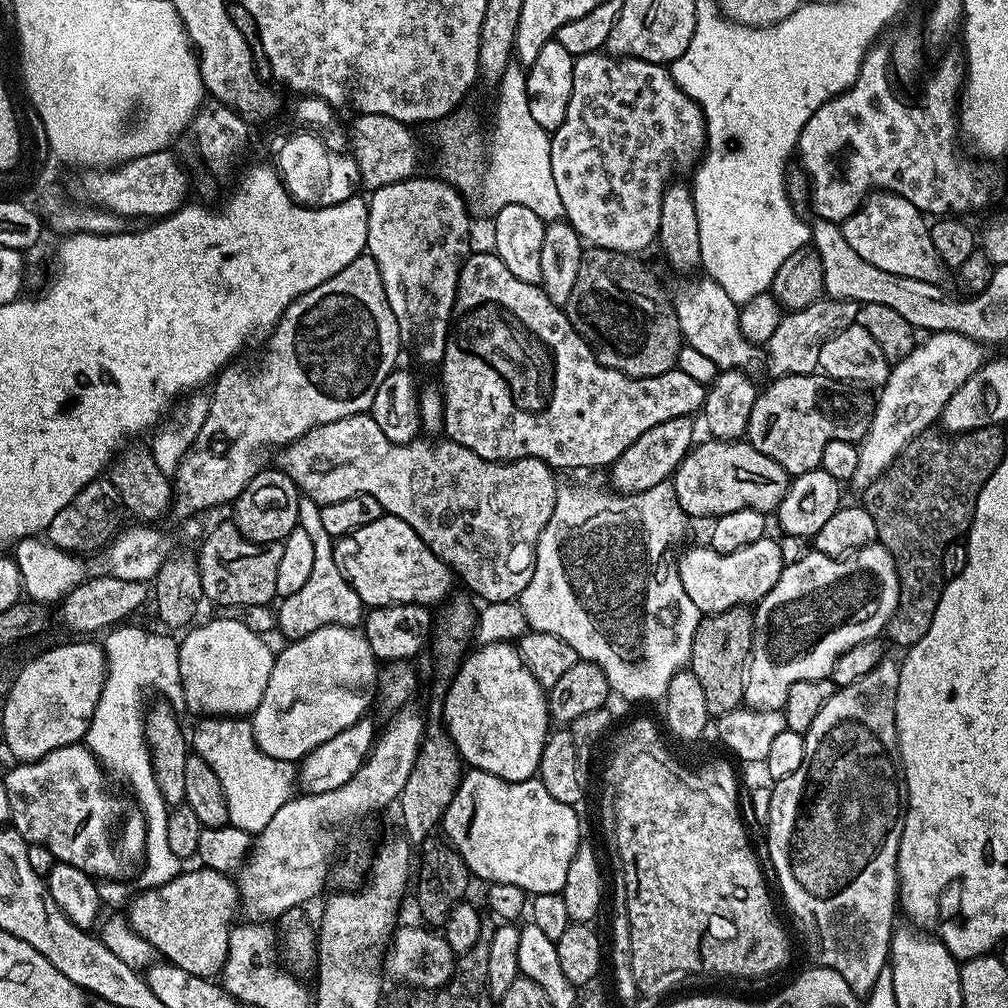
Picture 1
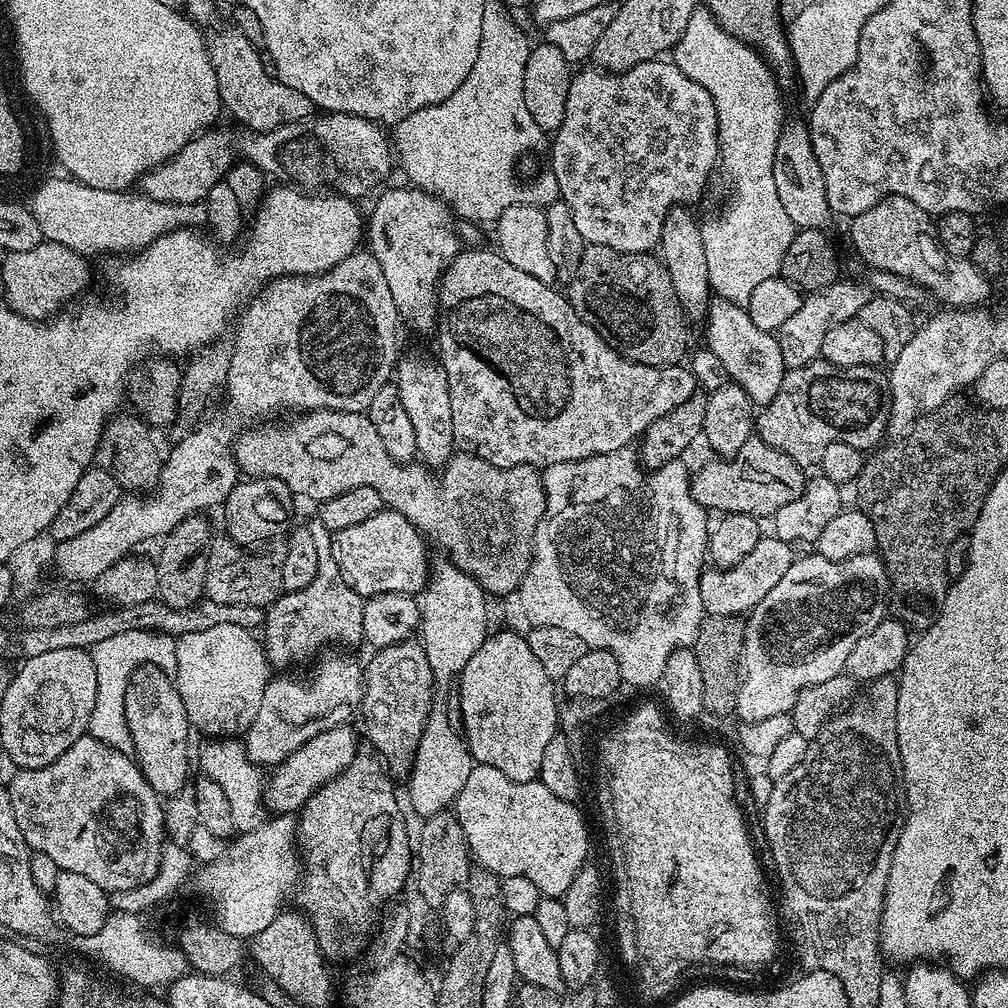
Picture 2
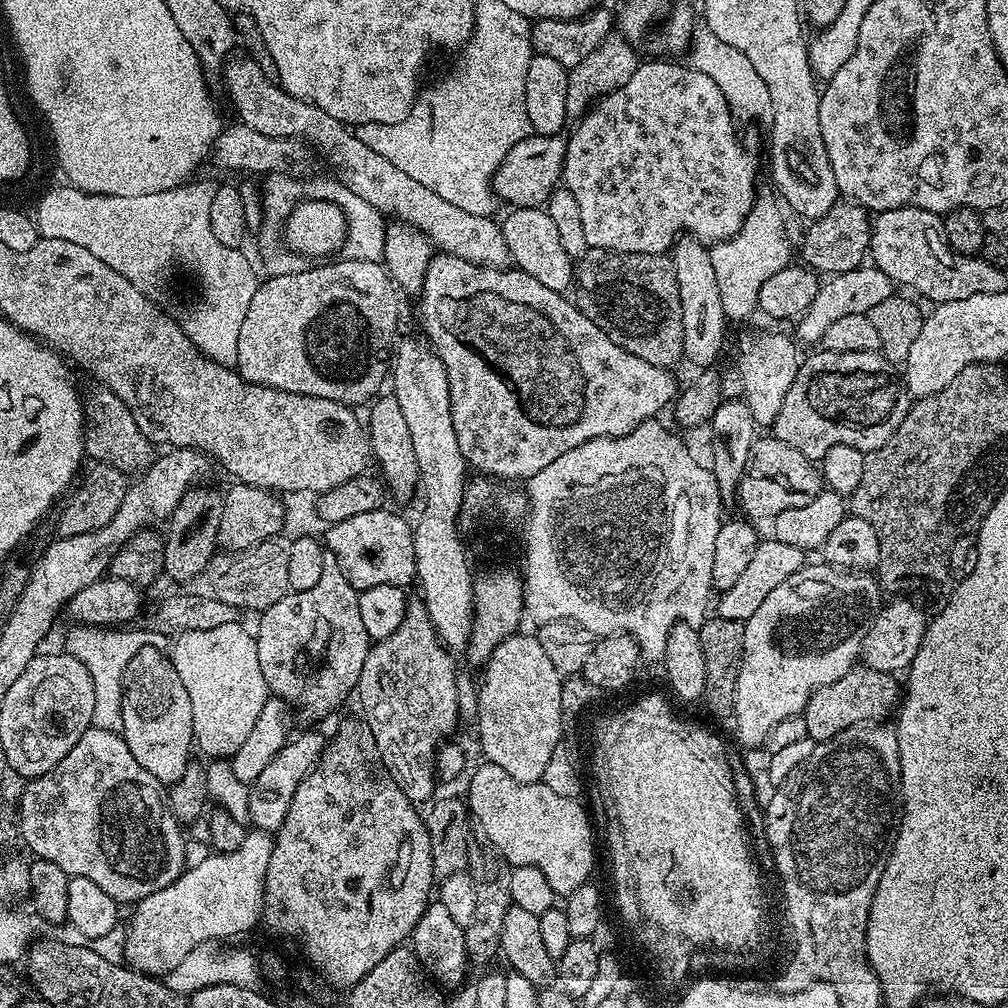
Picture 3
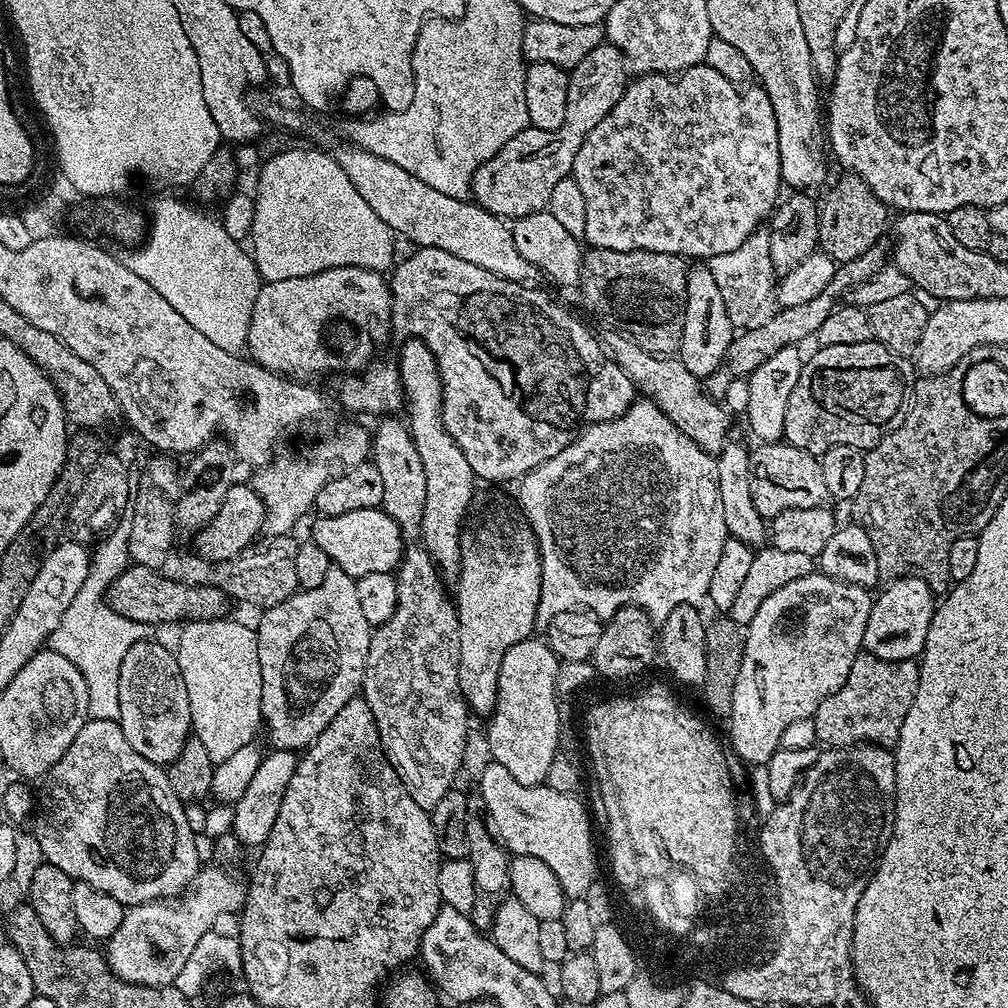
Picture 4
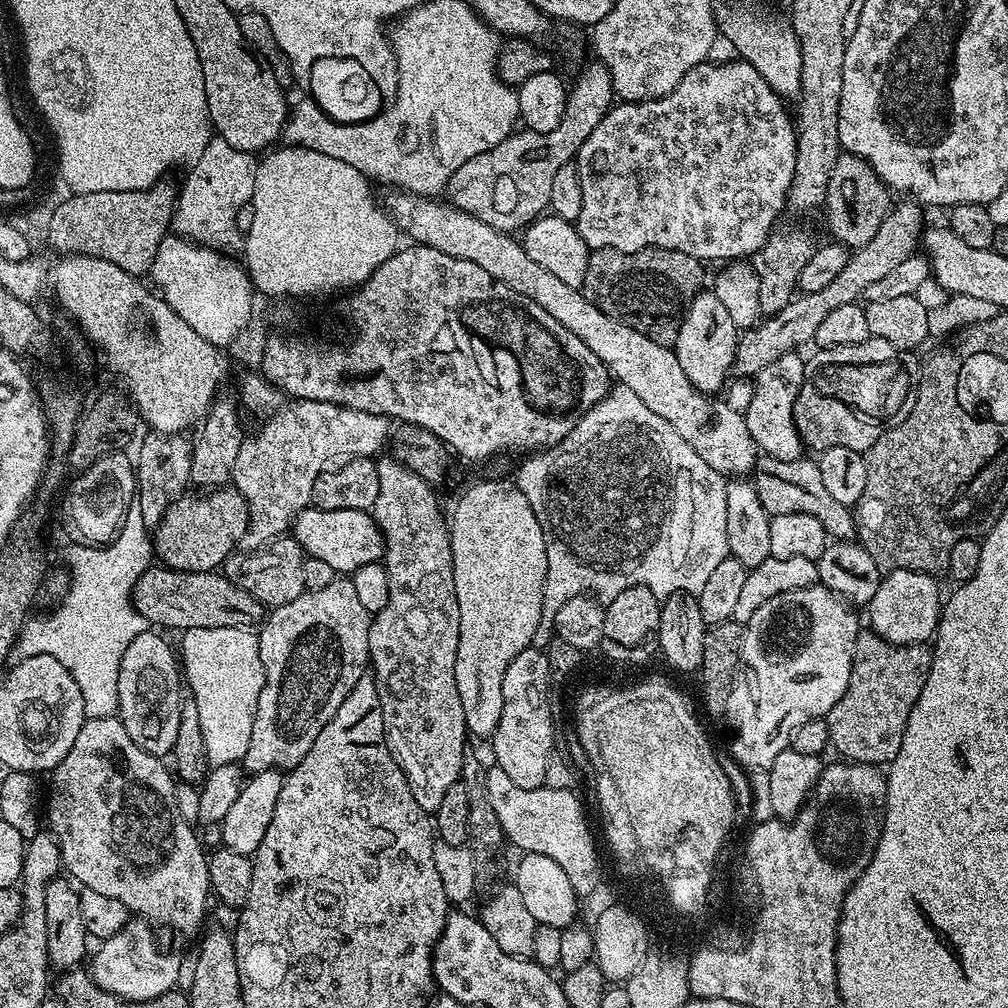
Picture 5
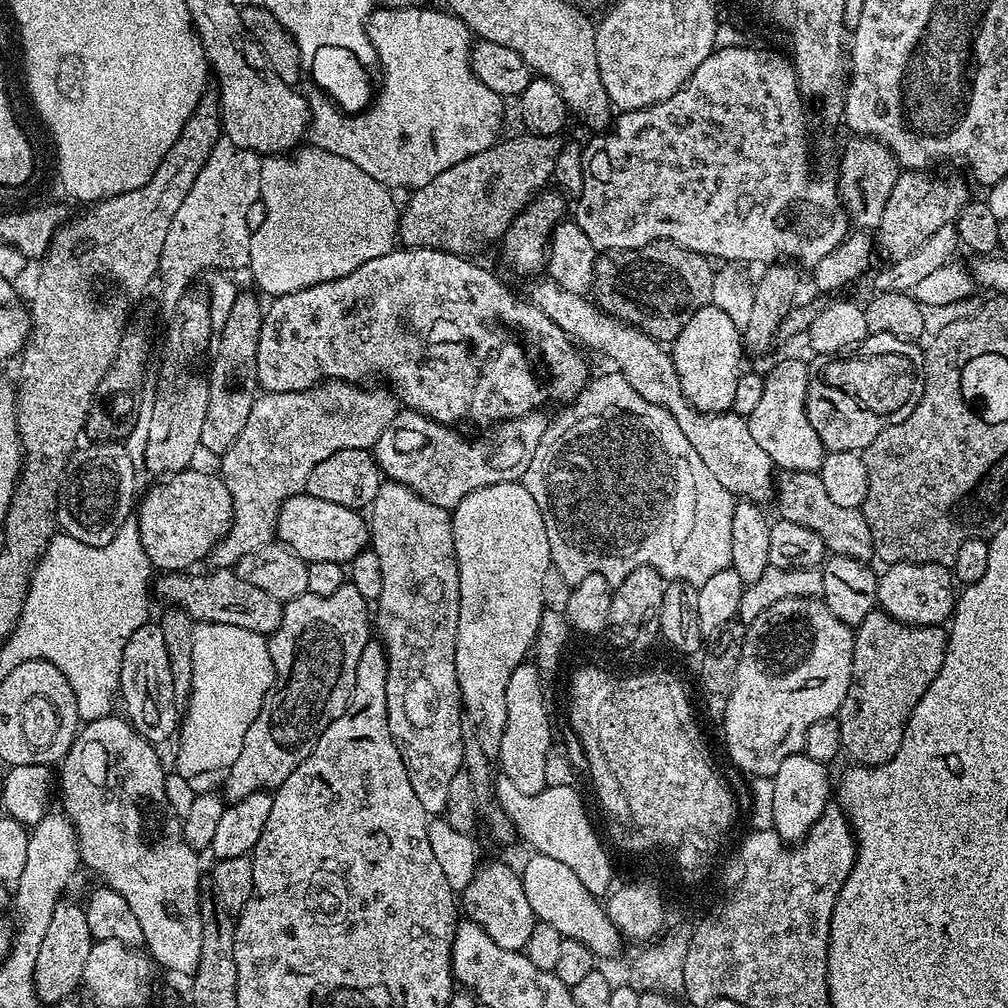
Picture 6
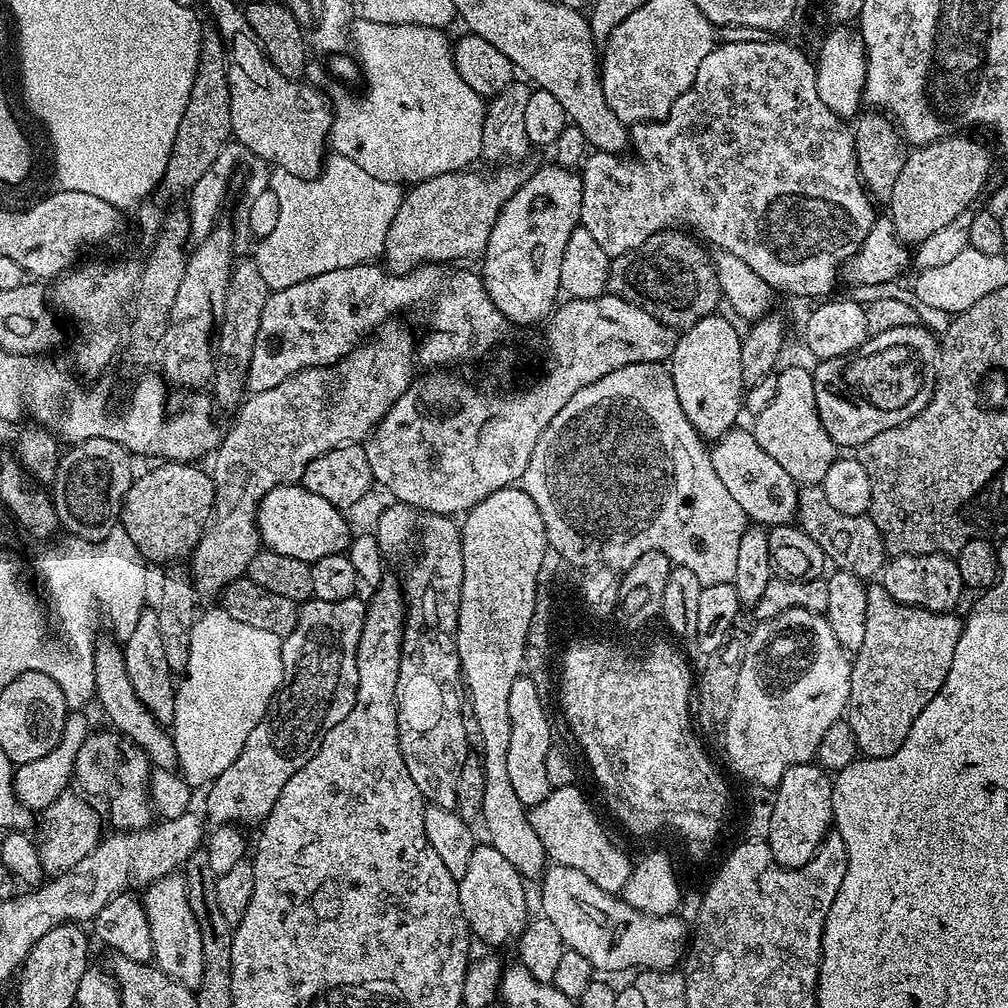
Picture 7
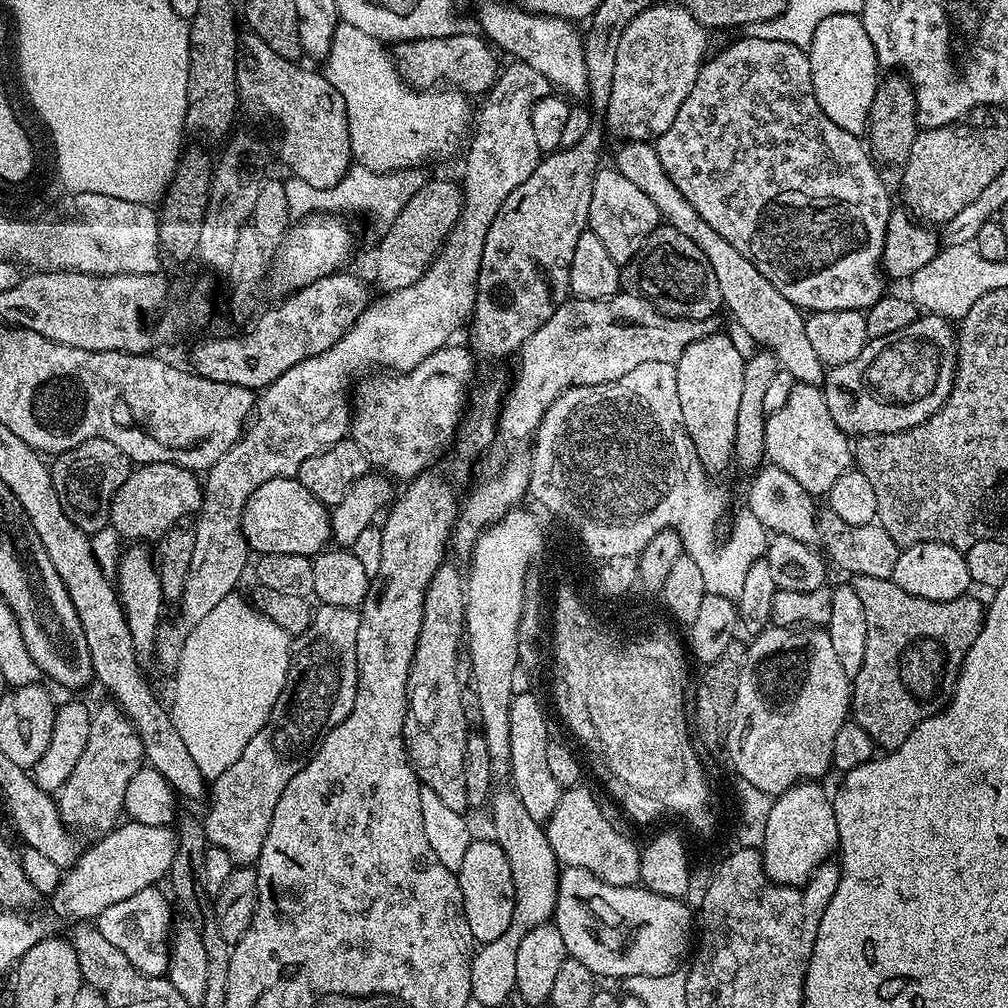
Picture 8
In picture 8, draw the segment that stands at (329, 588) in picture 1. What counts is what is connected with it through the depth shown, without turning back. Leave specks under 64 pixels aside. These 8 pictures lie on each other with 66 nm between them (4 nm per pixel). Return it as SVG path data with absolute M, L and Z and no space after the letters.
M320 604L313 611L312 625L301 636L295 637L292 646L292 664L288 667L289 682L282 690L278 702L272 711L272 717L264 723L264 728L246 742L246 750L234 762L234 766L226 766L217 780L211 781L212 805L208 813L202 816L204 833L209 845L224 848L230 854L233 865L252 866L260 859L260 851L264 845L266 834L270 830L270 818L274 818L274 806L278 806L278 798L282 798L282 790L286 790L286 782L298 774L308 759L320 746L324 733L338 726L350 714L356 697L356 639L360 614L357 609L343 608Z

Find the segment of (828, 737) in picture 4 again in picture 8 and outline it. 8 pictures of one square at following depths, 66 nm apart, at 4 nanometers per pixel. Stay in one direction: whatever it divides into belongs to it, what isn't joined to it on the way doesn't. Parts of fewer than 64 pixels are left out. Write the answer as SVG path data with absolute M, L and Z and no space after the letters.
M852 576L850 583L862 602L868 627L862 670L858 670L858 674L850 680L850 716L855 724L866 730L866 734L870 734L873 745L880 747L881 744L881 749L891 750L906 742L914 725L936 715L948 703L962 662L970 646L974 646L978 630L982 630L984 625L986 608L972 594L946 602L918 598L914 594L906 594L906 590L902 590L902 586L898 586L891 579Z

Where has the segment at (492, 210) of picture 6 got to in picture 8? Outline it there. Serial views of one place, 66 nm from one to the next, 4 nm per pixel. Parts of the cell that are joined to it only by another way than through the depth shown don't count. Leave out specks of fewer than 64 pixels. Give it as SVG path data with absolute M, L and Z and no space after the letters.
M432 178L402 207L401 212L383 229L384 237L376 248L376 280L384 287L385 293L414 286L414 282L424 276L424 271L432 265L432 260L452 233L463 205L464 193L457 181L455 184L452 180Z

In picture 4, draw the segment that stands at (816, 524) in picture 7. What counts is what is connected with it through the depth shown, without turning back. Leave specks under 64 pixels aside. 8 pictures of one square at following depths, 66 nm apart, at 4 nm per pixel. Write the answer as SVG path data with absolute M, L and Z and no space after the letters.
M760 442L751 449L748 461L750 462L750 498L754 500L754 506L758 510L758 514L765 518L771 518L782 514L782 510L790 510L791 508L819 508L829 499L828 491L826 490L826 477L822 474L822 466L819 459L813 453L802 450L798 446L787 442Z

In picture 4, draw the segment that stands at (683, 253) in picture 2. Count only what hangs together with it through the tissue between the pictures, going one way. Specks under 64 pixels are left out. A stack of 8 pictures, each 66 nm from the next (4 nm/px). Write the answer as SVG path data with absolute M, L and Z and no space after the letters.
M707 266L689 267L688 301L682 326L679 360L684 363L686 370L690 370L690 374L697 378L707 378L710 373L718 371L720 363L726 359L733 335L734 329L726 312L726 305L710 270Z

